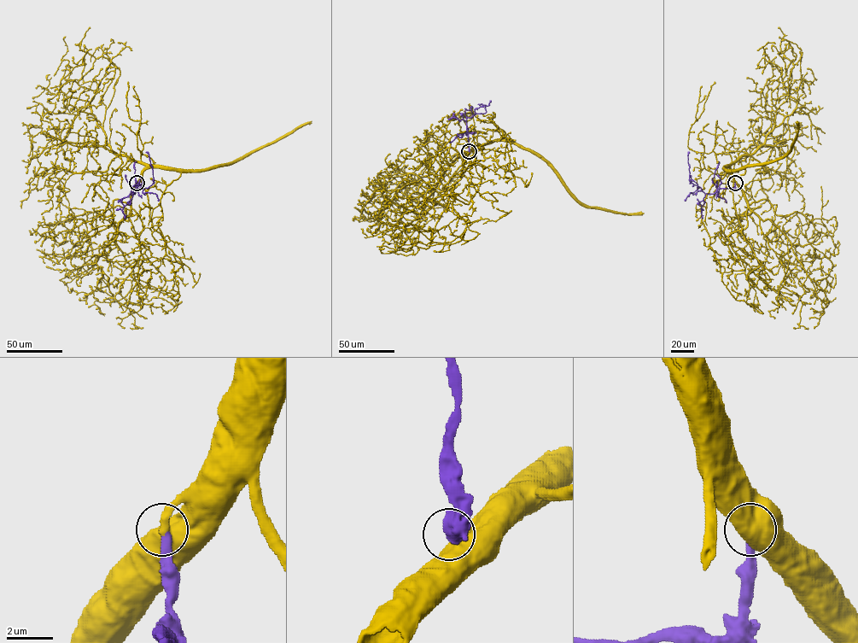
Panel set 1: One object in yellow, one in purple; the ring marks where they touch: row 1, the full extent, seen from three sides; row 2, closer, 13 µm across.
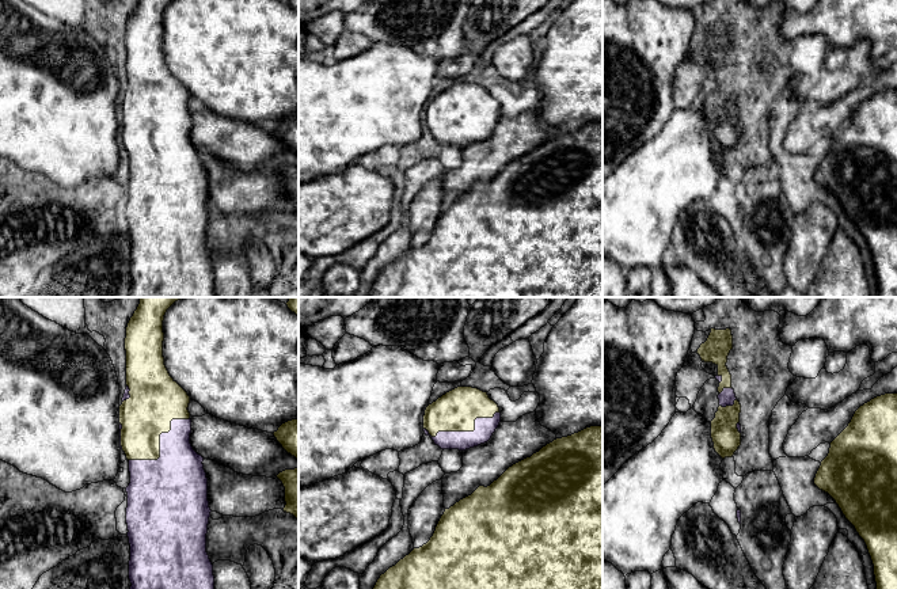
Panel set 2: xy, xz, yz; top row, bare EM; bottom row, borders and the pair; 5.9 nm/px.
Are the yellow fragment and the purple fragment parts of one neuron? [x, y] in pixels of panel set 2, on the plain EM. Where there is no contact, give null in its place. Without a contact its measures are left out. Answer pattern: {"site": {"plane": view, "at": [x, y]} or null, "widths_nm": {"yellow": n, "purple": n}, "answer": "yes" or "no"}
{"site": {"plane": "xy", "at": [159, 139]}, "widths_nm": {"yellow": 300, "purple": 360}, "answer": "yes"}

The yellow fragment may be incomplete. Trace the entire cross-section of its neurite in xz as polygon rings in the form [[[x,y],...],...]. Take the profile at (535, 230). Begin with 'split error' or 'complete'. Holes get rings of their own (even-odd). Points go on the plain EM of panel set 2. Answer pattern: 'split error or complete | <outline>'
complete | [[[603,121],[590,122],[567,133],[556,134],[512,163],[509,163],[490,182],[479,182],[471,191],[460,195],[449,205],[445,205],[430,236],[419,244],[414,244],[408,251],[389,263],[377,276],[368,297],[603,297]]]

